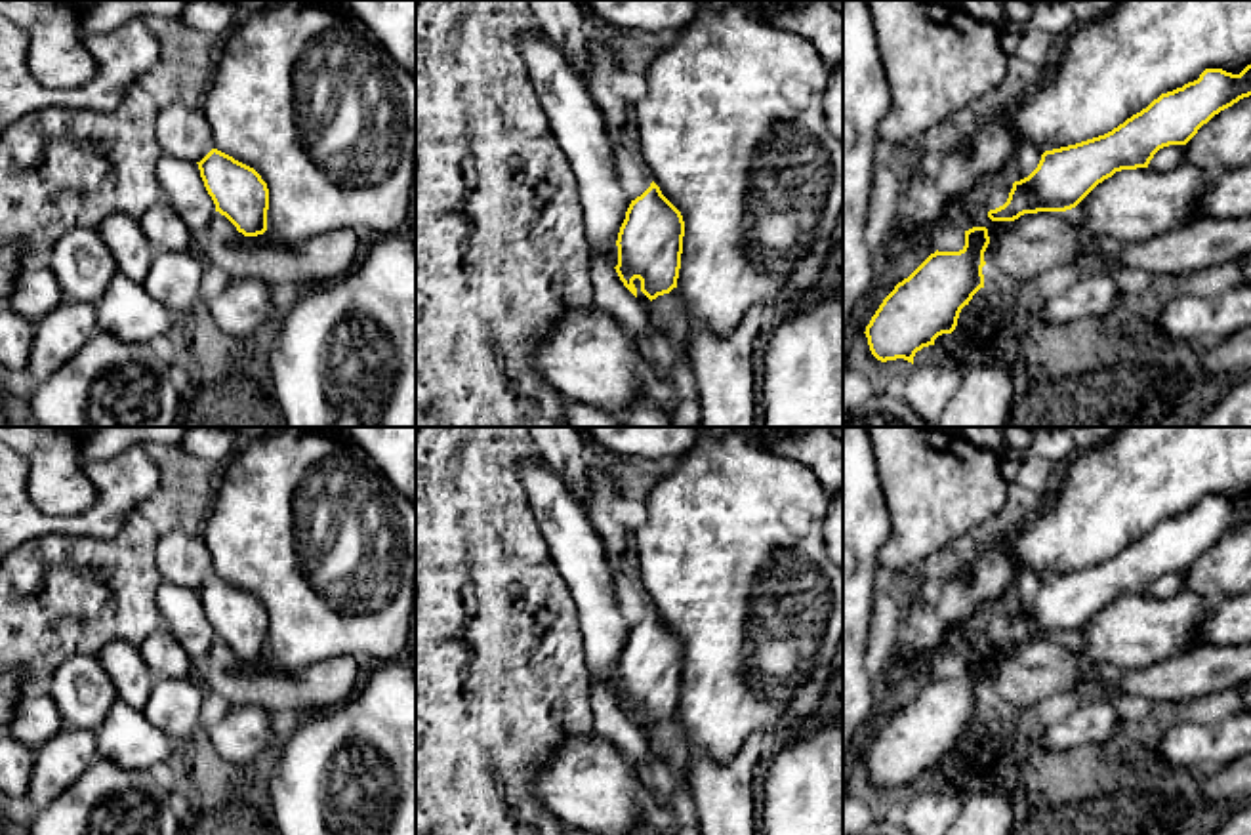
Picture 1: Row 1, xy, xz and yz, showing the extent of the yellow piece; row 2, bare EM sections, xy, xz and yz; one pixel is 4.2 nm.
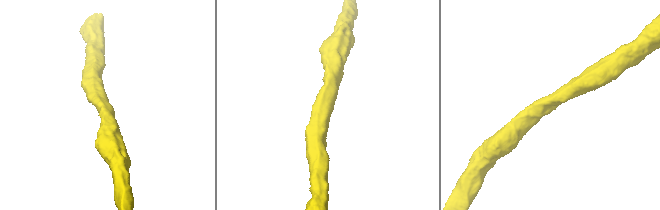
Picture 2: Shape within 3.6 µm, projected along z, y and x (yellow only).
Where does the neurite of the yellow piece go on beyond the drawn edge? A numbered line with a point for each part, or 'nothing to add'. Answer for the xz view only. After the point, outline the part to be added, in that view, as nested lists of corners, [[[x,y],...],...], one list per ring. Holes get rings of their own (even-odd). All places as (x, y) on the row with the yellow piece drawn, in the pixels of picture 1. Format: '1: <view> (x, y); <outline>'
nothing to add

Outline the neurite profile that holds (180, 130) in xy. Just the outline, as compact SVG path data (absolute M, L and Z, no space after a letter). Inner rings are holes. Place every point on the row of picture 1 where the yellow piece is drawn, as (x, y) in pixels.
M179 103L158 109L154 137L162 154L191 162L200 162L215 149L204 111Z

